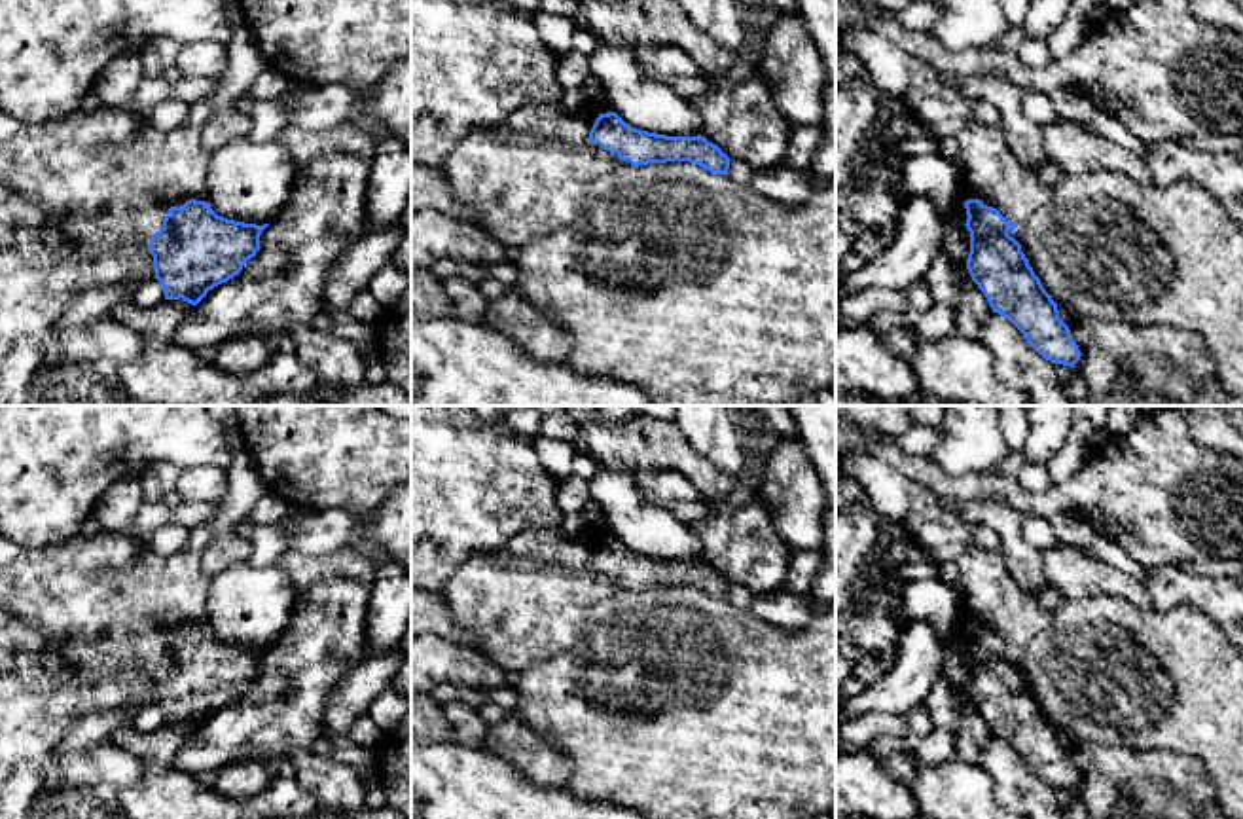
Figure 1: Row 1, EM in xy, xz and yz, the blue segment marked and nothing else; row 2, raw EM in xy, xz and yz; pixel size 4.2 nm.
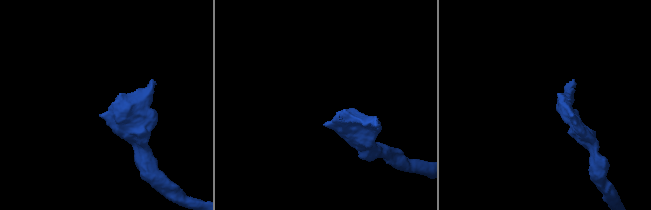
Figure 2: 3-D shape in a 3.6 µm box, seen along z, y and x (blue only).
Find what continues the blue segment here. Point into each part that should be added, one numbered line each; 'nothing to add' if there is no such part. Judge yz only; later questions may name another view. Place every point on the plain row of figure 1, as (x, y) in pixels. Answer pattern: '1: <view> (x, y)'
1: yz (990, 596)

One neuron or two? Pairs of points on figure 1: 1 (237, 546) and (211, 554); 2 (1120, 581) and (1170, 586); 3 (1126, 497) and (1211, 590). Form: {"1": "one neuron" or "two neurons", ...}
{"1": "one neuron", "2": "two neurons", "3": "two neurons"}

